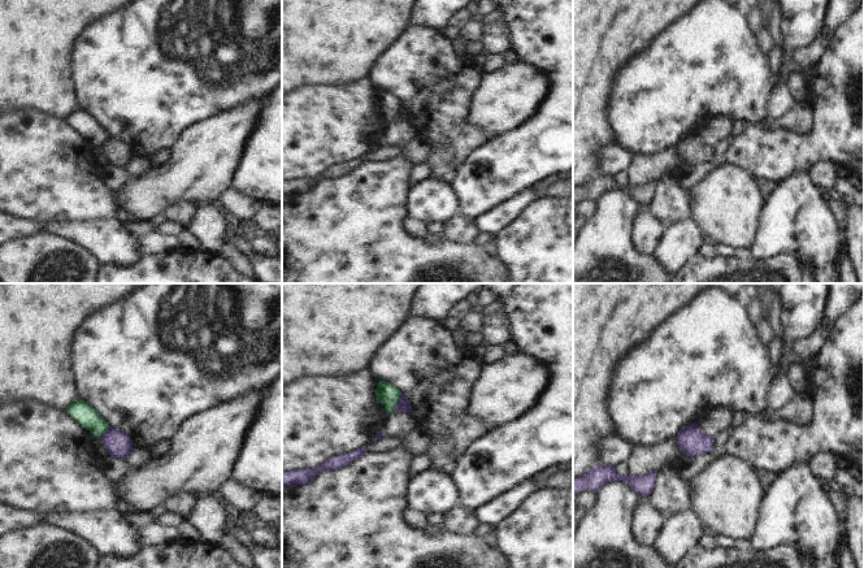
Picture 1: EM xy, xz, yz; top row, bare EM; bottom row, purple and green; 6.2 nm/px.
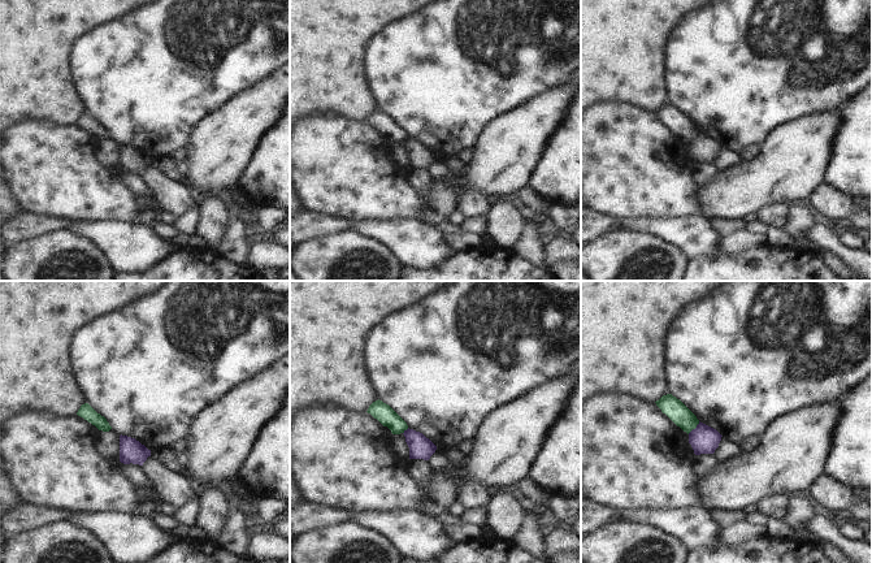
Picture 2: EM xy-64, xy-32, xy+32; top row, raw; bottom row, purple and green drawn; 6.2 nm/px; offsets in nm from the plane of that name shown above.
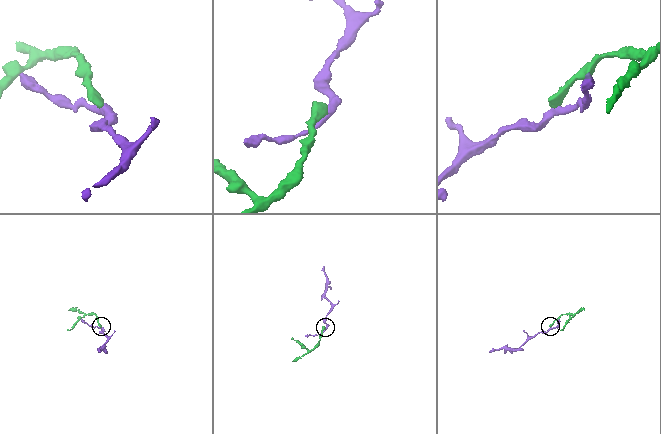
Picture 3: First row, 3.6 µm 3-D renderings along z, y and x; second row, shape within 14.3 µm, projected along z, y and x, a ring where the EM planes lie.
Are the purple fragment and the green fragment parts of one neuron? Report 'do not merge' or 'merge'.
do not merge

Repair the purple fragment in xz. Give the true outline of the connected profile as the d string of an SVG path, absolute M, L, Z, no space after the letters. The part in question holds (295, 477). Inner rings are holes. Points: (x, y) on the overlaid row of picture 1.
M362 446L349 454L343 454L326 460L321 467L313 469L294 469L290 472L282 472L282 484L290 487L298 485L305 485L311 482L320 472L329 472L331 469L340 469L365 454L365 447Z

